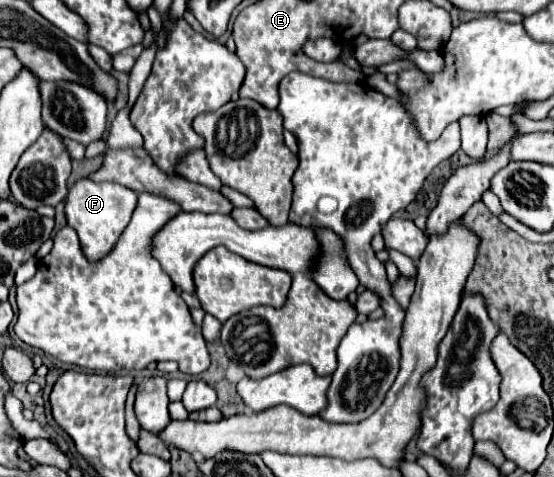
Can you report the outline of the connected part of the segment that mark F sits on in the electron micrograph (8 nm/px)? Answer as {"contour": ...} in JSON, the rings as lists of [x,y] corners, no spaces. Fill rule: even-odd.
{"contour":[[[81,178],[69,188],[69,194],[65,198],[65,218],[67,224],[77,232],[81,248],[91,262],[101,260],[115,246],[119,234],[129,224],[135,204],[137,204],[137,194],[113,182],[93,182],[89,178]]]}

